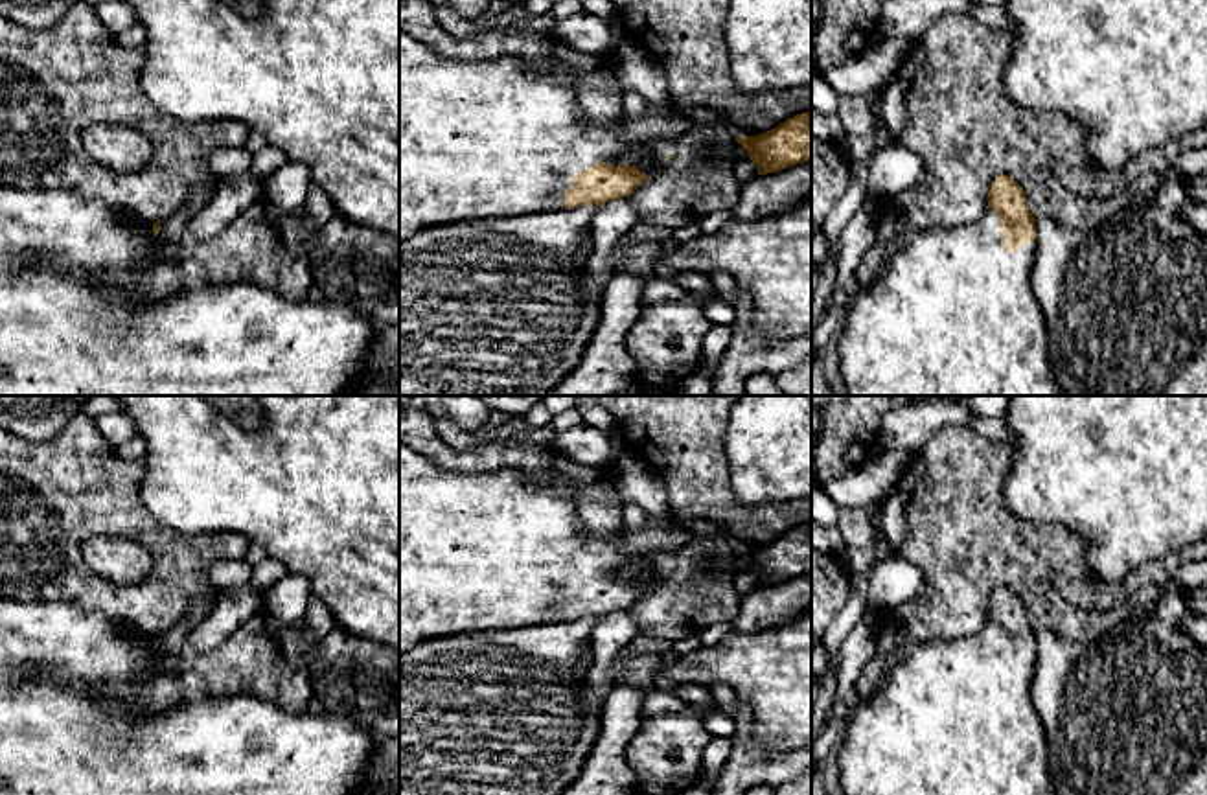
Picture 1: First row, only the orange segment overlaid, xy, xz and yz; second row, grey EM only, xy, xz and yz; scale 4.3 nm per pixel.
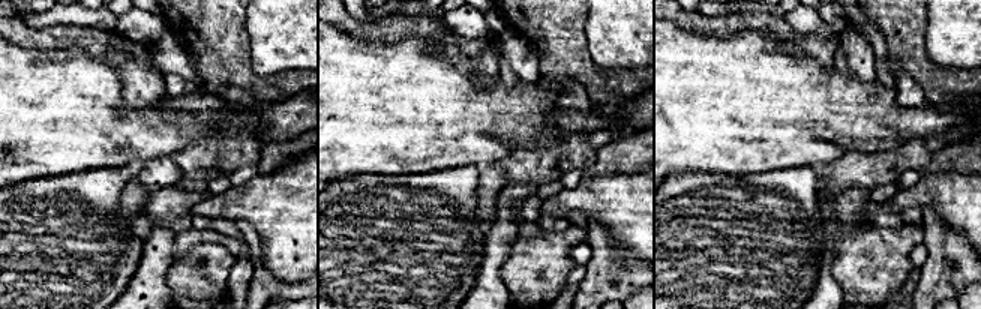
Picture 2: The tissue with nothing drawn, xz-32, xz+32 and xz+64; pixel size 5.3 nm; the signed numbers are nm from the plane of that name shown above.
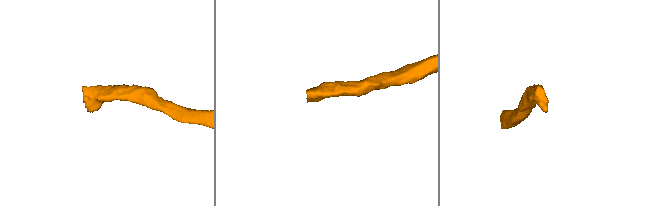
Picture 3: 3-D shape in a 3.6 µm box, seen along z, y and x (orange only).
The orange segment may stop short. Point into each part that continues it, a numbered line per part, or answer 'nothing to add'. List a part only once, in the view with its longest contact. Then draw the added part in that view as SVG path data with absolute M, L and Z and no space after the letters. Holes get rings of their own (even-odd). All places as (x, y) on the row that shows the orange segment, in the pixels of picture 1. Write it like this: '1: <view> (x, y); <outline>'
1: xz (495, 138); M399 29L399 243L445 223L565 210L572 177L596 162L637 166L653 180L670 169L666 156L690 127L670 105L651 107L635 120L622 112L607 123L583 123L580 116L576 79L545 74L515 55L449 59Z

